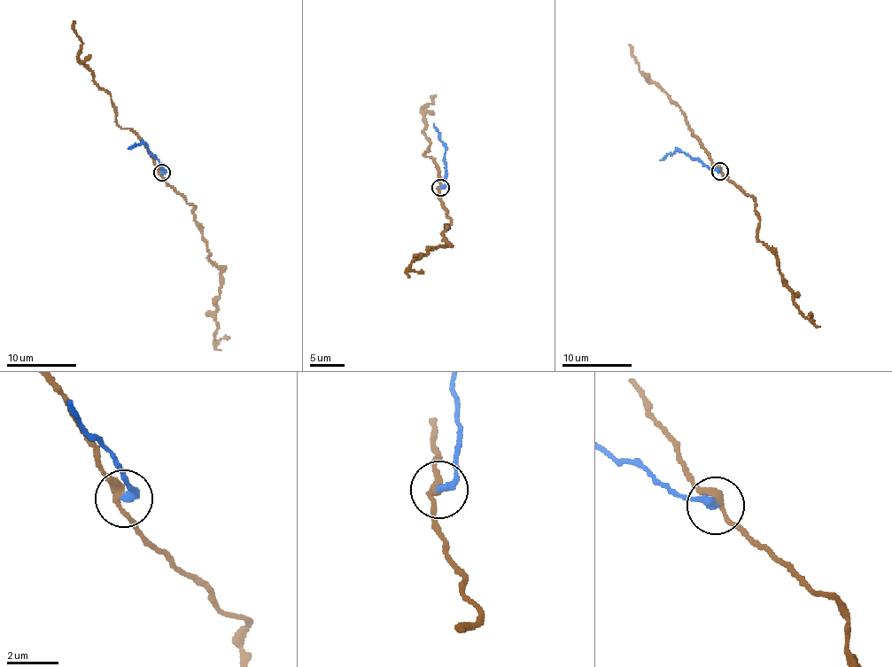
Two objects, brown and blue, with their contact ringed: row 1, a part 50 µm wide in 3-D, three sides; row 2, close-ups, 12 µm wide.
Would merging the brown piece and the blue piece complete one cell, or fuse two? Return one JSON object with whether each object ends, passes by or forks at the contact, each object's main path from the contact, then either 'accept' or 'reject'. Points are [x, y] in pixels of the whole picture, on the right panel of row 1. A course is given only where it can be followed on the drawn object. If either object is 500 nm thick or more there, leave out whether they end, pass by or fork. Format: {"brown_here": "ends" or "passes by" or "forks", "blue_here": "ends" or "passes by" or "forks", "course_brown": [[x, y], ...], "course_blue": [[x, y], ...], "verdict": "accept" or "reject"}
{"brown_here": "passes by", "blue_here": "ends", "course_brown": [[720, 171], [751, 196], [759, 220], [757, 238], [773, 254], [781, 280], [792, 292], [794, 305], [819, 326]], "course_blue": [[720, 171], [703, 166], [678, 151], [666, 153], [660, 159]], "verdict": "reject"}

